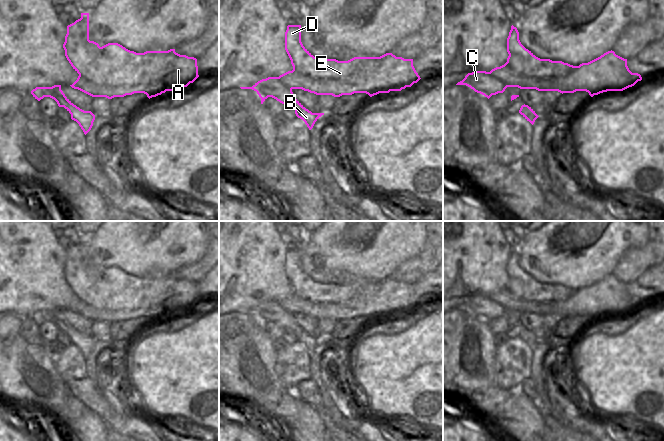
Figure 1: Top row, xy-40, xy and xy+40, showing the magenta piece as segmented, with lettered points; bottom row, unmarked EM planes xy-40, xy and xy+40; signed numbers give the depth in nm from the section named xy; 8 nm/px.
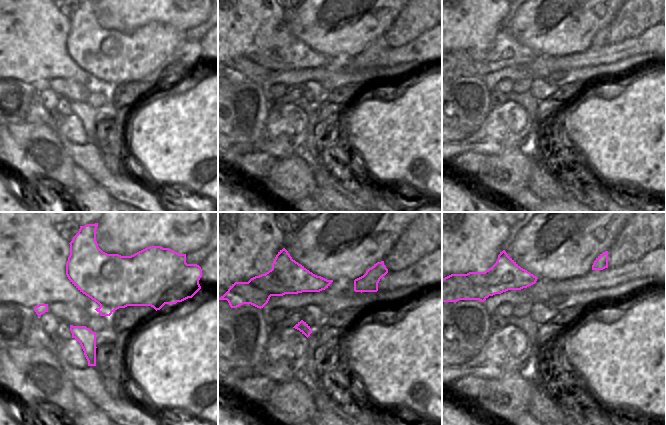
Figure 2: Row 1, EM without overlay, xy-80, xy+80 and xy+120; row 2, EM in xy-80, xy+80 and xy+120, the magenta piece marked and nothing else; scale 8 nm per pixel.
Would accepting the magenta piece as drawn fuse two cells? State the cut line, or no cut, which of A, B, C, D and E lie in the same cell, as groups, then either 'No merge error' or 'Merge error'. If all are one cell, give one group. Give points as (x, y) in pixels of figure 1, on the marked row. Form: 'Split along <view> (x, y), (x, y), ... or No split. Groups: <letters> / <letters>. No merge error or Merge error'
Split along xy+40 (488, 72), (499, 78), (507, 86). Groups: A D E / B C. Merge error.

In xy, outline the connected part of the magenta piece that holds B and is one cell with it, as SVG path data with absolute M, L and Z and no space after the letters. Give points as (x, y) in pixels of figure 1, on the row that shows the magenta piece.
M268 77L255 83L252 87L240 87L241 89L252 89L261 98L261 104L272 97L284 105L290 105L298 118L302 119L309 130L324 113L312 113L306 109L294 96L292 90L286 87L279 77Z

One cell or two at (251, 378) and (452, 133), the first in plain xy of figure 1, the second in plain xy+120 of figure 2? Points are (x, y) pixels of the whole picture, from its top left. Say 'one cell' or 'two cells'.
two cells

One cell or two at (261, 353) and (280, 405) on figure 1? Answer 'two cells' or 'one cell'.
one cell

